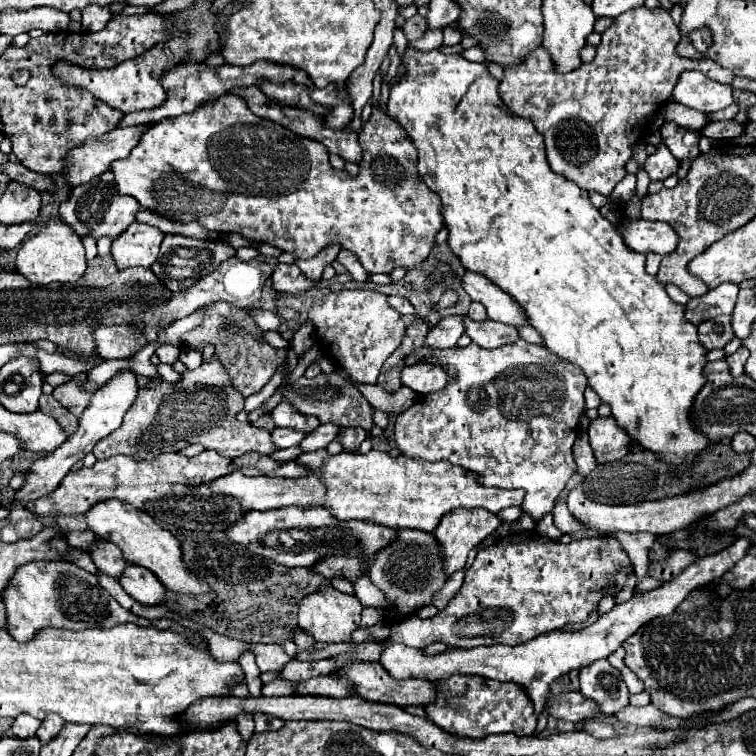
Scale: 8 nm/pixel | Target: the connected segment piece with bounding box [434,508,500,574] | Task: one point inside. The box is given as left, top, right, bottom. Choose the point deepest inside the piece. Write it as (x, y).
(458, 532)

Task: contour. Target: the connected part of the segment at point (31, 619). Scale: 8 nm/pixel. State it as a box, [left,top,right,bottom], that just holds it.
[2,560,142,642]

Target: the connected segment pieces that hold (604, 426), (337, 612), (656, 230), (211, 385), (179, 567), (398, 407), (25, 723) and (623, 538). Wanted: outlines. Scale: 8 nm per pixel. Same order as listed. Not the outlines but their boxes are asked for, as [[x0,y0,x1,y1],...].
[[588,416,630,464],[298,588,362,642],[624,220,678,254],[92,354,276,460],[84,500,208,594],[356,384,416,416],[10,714,40,738],[609,532,656,583]]

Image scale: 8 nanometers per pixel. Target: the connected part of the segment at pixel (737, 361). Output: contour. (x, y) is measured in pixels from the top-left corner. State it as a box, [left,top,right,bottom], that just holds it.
[726,346,748,376]

